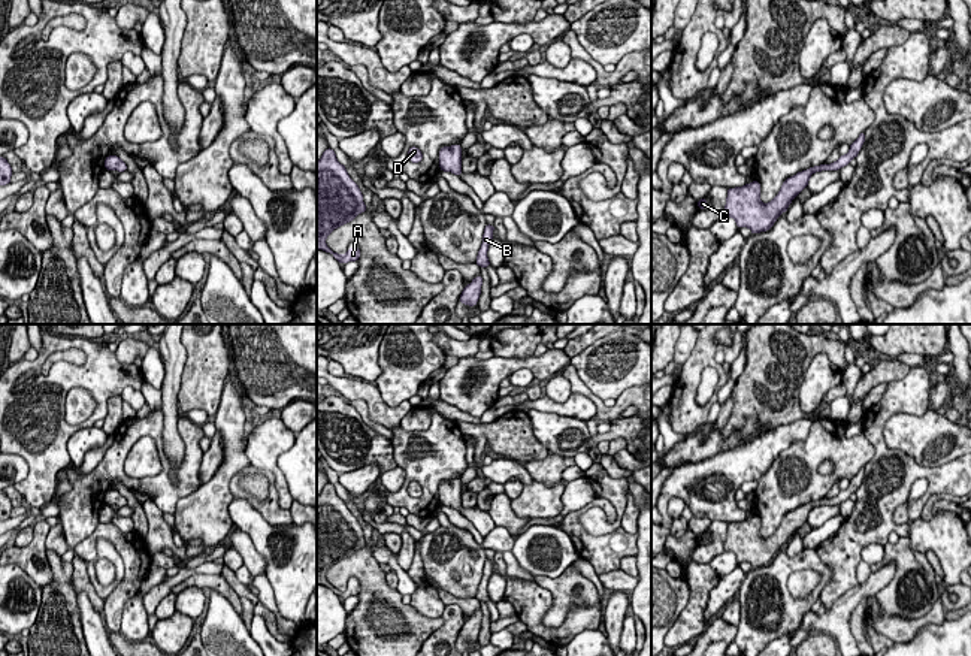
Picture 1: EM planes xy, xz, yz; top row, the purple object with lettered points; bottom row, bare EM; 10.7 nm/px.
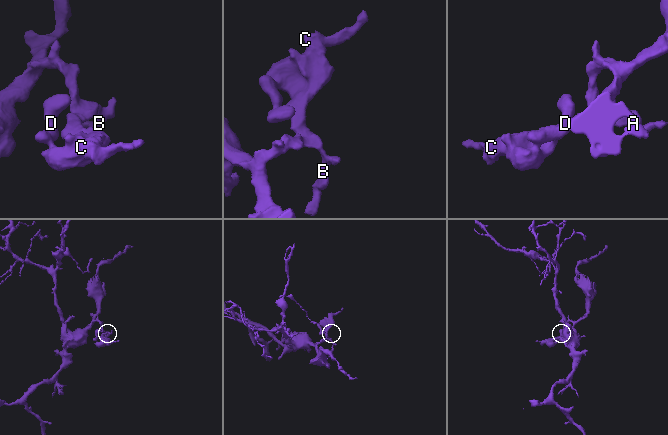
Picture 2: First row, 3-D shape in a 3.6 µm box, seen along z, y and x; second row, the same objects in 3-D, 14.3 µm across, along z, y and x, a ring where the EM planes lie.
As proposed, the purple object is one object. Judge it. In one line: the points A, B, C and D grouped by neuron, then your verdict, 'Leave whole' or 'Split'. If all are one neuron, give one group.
Groups: A B C D. Leave whole

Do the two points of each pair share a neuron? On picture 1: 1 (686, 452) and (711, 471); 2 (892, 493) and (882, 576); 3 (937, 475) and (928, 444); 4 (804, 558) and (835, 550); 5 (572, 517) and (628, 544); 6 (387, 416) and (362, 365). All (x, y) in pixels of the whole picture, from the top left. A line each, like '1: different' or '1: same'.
1: different
2: different
3: different
4: different
5: same
6: different

